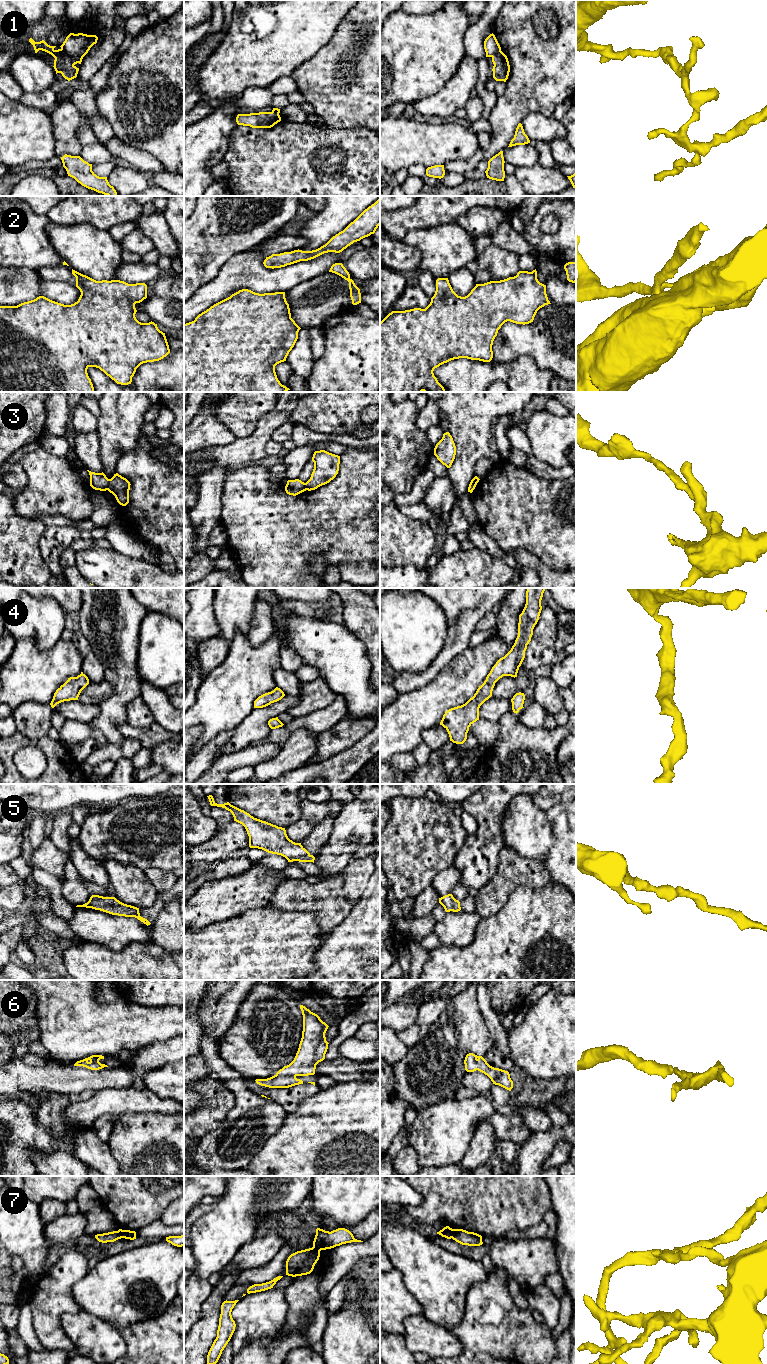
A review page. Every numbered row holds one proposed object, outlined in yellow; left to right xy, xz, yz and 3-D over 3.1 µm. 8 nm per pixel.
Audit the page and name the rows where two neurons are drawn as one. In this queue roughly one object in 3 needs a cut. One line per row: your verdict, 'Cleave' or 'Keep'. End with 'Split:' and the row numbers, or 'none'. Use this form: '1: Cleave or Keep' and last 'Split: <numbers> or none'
1: Cleave
2: Keep
3: Cleave
4: Keep
5: Keep
6: Keep
7: Cleave
Split: 1, 3, 7

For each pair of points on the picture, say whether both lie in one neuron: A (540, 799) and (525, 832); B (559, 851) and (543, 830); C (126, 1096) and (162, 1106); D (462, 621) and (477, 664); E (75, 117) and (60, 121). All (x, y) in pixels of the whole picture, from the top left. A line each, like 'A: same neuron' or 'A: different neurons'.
A: different neurons
B: different neurons
C: same neuron
D: different neurons
E: same neuron

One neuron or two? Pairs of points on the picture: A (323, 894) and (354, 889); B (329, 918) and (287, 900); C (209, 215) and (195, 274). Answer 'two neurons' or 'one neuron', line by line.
A: two neurons
B: one neuron
C: one neuron

